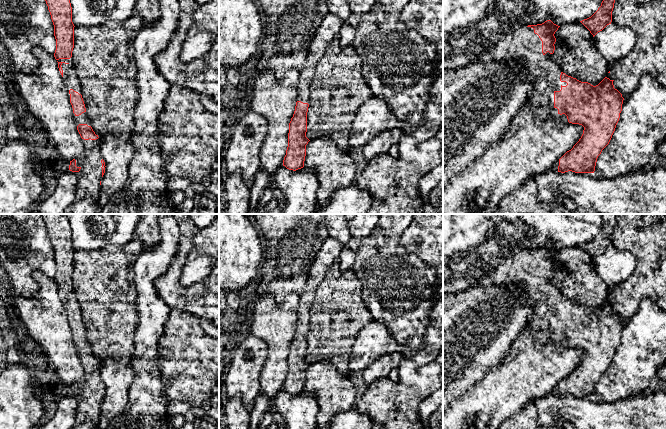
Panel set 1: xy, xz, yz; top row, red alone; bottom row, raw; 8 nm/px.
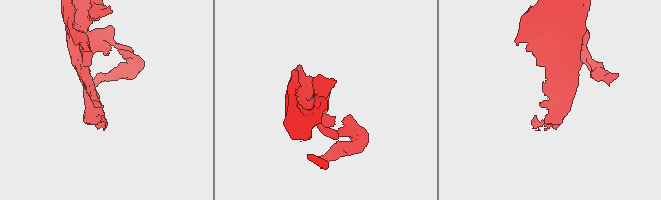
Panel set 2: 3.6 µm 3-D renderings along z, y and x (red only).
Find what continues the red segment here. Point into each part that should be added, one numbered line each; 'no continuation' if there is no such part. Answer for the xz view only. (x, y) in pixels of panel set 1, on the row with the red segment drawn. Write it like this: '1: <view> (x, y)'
1: xz (328, 31)

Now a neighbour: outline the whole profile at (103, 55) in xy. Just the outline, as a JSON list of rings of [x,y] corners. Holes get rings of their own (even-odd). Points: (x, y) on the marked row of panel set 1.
[[[133,13],[123,22],[109,20],[101,25],[74,27],[72,64],[80,81],[86,114],[99,138],[114,136],[130,141],[133,134],[135,108],[139,101],[133,40],[143,26],[142,17]]]

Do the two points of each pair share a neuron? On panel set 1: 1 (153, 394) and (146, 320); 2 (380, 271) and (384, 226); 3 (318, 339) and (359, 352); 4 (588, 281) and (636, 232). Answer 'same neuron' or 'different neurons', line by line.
1: same neuron
2: same neuron
3: different neurons
4: different neurons

